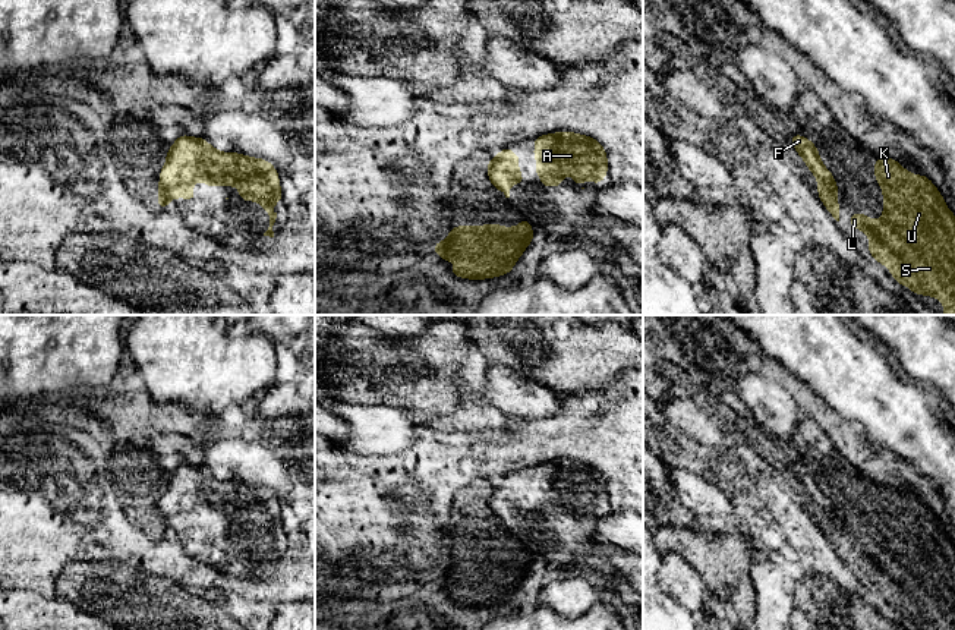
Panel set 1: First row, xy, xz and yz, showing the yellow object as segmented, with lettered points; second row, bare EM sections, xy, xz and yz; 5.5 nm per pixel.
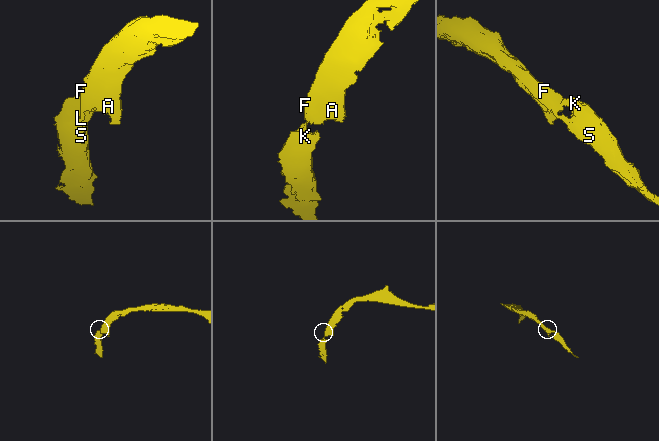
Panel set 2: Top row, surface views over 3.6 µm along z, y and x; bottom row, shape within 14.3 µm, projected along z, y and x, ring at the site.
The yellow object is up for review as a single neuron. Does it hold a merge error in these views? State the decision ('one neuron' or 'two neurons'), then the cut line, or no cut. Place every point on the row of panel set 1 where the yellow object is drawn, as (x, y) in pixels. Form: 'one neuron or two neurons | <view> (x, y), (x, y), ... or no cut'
two neurons | yz (819, 180), (835, 194)

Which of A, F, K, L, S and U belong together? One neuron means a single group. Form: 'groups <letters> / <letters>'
groups A F / K L S U

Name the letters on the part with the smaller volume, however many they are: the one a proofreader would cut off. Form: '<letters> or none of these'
K, L, S, U

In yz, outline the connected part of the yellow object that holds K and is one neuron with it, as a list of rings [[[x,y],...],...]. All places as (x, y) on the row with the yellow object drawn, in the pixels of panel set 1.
[[[877,157],[874,163],[874,177],[883,190],[883,218],[876,221],[863,212],[850,215],[850,224],[869,234],[869,252],[886,265],[893,278],[911,289],[915,294],[939,297],[945,308],[945,315],[955,315],[955,215],[949,211],[943,196],[924,174],[913,176],[899,161]]]

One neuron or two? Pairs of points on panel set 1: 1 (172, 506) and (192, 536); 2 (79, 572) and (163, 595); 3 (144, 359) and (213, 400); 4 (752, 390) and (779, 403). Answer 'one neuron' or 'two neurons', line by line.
1: one neuron
2: one neuron
3: one neuron
4: one neuron

